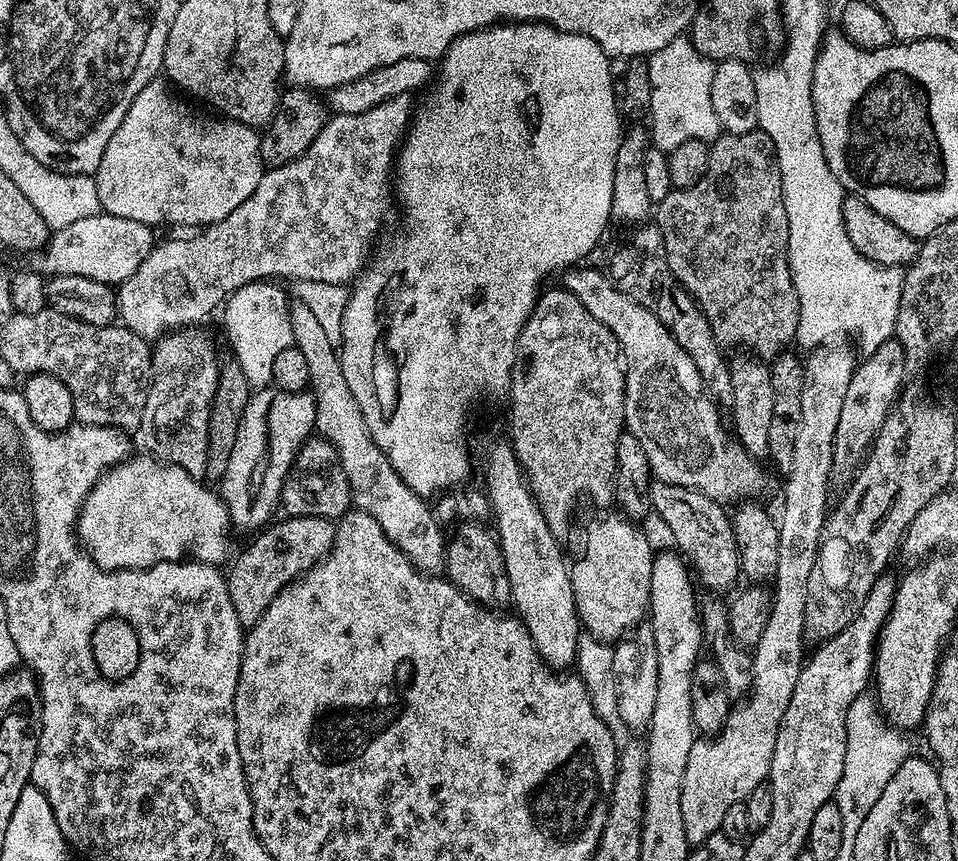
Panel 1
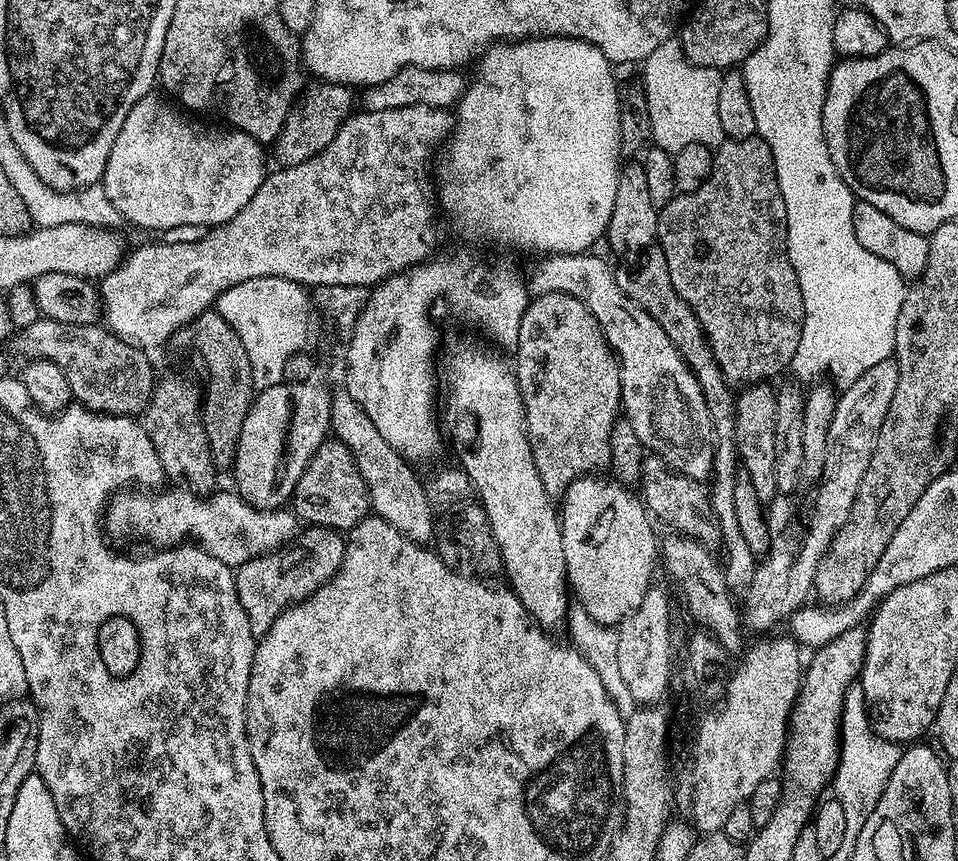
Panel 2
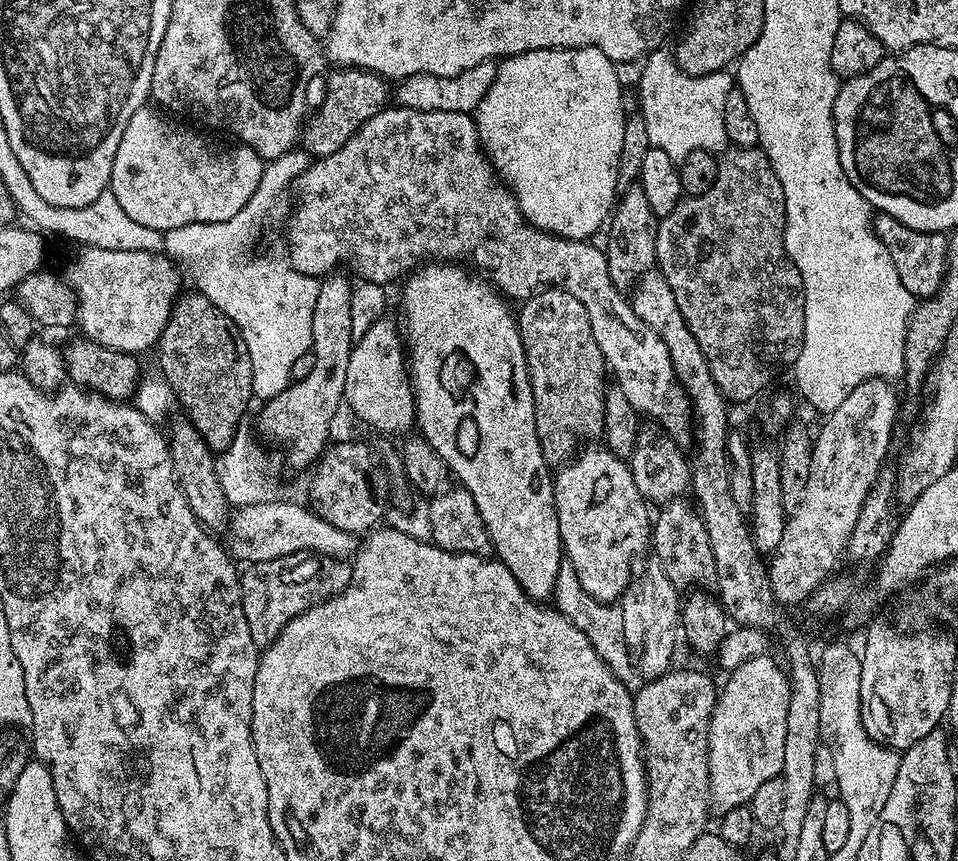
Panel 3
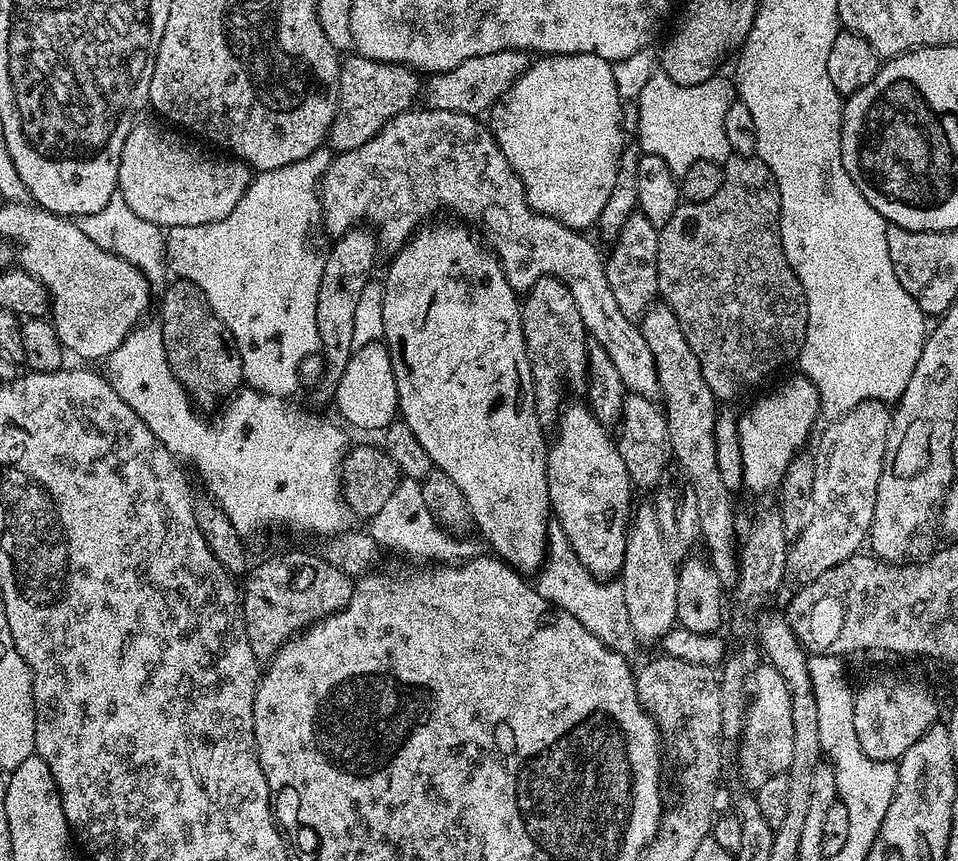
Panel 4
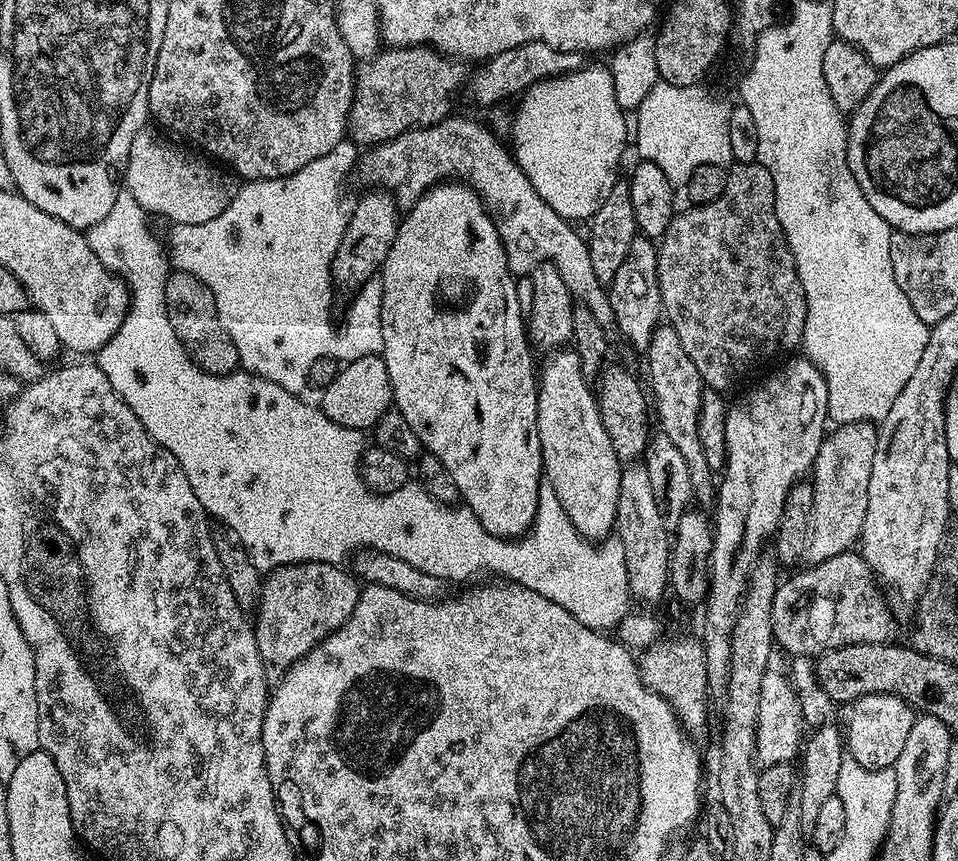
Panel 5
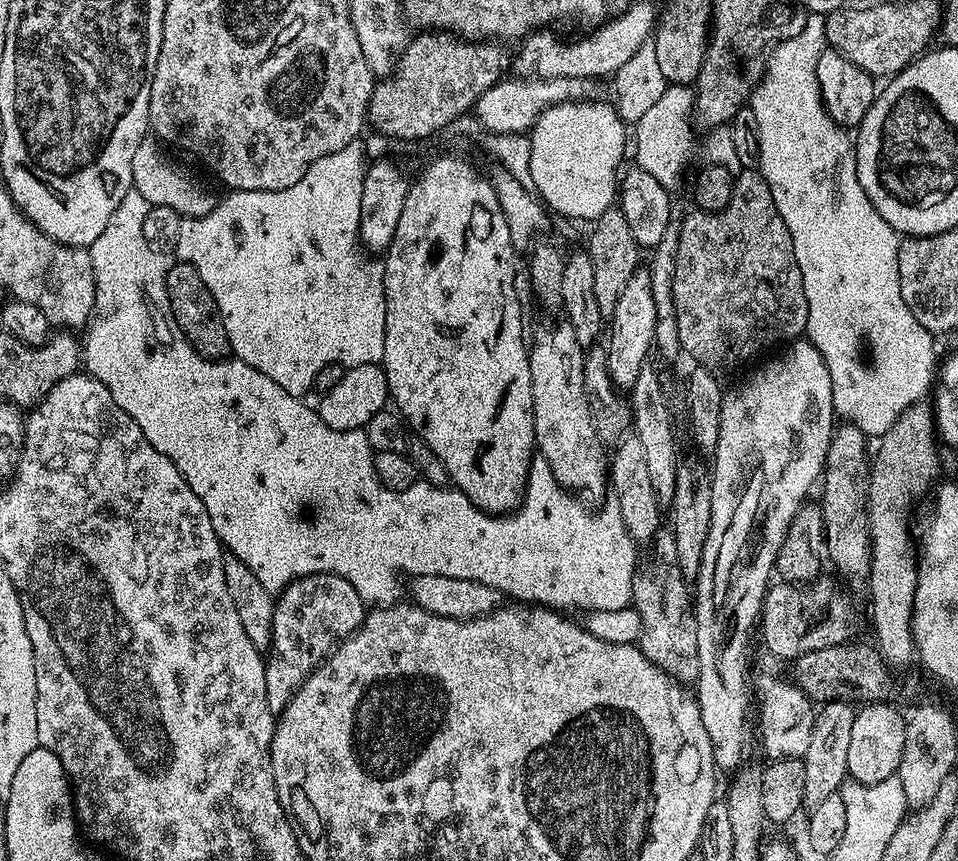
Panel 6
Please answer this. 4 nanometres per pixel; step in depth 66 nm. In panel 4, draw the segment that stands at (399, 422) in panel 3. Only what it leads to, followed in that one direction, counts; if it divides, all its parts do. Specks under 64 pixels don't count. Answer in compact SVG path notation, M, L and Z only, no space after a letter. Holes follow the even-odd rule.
M380 342L359 345L353 351L342 378L334 385L336 408L341 416L339 419L345 425L353 424L354 427L365 428L368 432L374 431L375 428L377 430L387 428L398 416L392 359L388 356L387 347L383 343L376 343Z

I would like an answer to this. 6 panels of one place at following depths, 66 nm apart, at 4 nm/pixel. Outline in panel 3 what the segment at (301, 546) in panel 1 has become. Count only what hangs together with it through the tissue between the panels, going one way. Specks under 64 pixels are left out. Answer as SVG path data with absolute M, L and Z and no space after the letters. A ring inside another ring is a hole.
M299 552L286 558L247 565L240 572L240 597L250 626L250 638L254 638L257 649L268 648L298 614L346 590L350 581L352 564L349 561L319 556L316 552Z

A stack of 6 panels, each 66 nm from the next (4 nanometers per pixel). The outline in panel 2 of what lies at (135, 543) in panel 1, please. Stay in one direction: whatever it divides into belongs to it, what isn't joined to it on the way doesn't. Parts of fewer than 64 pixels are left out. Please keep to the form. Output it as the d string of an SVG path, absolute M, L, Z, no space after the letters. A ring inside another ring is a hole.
M176 486L169 492L164 490L120 490L109 499L106 511L102 516L102 524L109 537L117 536L120 540L128 540L133 536L136 540L149 540L157 549L171 548L184 541L192 541L205 548L218 562L222 562L230 569L238 569L246 562L259 556L266 556L275 552L277 548L285 547L295 541L298 535L298 517L287 507L262 510L250 506L235 491L223 492L217 490L207 498L201 498L195 492L189 492L183 486Z

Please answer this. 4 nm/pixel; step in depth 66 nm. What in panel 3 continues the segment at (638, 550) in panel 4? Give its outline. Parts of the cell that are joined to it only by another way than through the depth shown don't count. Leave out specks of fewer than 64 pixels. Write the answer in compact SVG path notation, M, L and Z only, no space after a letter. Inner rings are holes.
M652 562L649 563L650 566L645 570L644 573L637 575L635 579L633 579L632 583L628 585L628 588L624 591L622 599L619 601L618 607L620 609L620 613L622 614L622 622L624 623L624 633L626 634L626 646L630 650L630 654L632 655L632 662L637 673L641 672L644 675L644 678L655 678L661 676L663 672L669 671L673 667L674 661L672 661L672 655L676 652L676 636L678 640L678 633L681 631L681 622L680 622L680 611L682 605L682 596L678 589L671 584L669 578L666 578L666 574L663 573L662 566L659 564Z

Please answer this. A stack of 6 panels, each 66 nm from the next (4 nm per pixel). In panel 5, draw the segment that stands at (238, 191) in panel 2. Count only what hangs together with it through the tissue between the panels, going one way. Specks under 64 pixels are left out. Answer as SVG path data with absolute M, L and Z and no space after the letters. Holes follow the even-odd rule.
M146 126L134 134L128 164L124 167L126 191L138 198L138 206L142 206L145 212L153 217L165 216L172 224L197 224L218 218L234 195L234 188L228 185L224 177L225 169L195 151L187 152L171 144L167 138L163 131L152 126Z

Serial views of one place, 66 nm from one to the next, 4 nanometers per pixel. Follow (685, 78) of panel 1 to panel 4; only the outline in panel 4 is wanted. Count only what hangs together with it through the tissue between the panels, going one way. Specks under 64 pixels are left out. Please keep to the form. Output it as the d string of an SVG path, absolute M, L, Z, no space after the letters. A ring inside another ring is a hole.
M656 70L642 86L636 108L636 132L640 151L645 156L657 156L670 170L683 174L694 162L723 162L733 155L726 142L726 110L737 99L733 81L713 78L698 86L682 86L666 73Z

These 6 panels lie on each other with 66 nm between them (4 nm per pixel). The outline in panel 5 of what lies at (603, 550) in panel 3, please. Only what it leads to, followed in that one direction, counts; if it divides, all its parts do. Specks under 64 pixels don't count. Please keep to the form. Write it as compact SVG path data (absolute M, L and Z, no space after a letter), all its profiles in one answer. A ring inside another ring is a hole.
M556 350L538 372L536 405L538 406L538 442L542 446L543 479L552 487L562 504L562 510L570 522L588 540L599 542L613 535L618 514L618 482L622 471L622 461L614 450L606 426L602 426L600 405L595 391L590 389L590 381L582 374L580 355L575 350Z

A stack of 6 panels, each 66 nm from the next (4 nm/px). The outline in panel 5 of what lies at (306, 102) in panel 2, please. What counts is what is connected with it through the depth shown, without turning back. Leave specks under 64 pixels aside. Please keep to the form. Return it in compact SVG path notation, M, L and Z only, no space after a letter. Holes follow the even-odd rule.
M431 46L389 47L371 60L363 61L356 69L356 97L352 99L350 117L351 139L360 146L375 146L385 144L414 127L425 128L447 120L453 111L452 95L456 92L456 83L465 79L463 67L465 65L459 59L437 52Z

